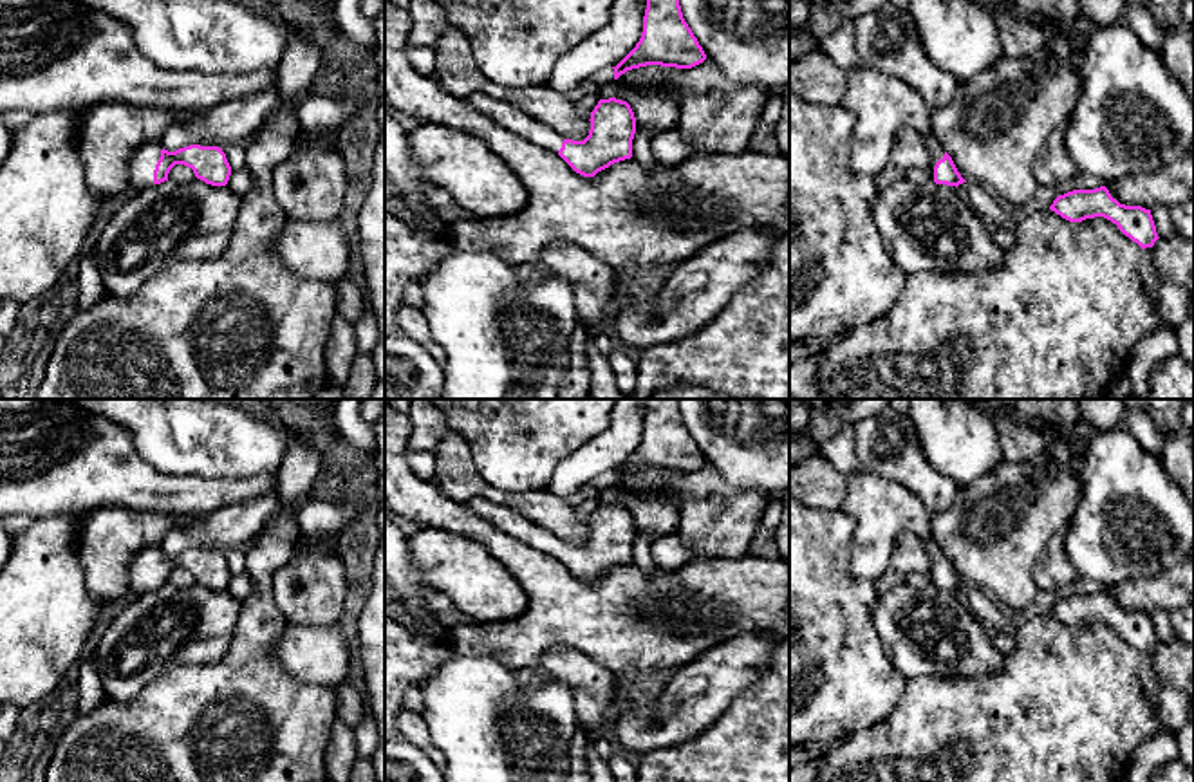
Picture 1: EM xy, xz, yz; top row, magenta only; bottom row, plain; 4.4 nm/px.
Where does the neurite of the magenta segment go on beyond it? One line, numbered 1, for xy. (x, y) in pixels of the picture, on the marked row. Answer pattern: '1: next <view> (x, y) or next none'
1: next xy (143, 161)

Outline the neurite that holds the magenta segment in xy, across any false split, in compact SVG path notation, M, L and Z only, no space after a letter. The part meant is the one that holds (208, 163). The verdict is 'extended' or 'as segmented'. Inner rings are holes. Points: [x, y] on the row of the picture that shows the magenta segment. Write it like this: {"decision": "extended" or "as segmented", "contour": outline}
{"decision": "extended", "contour": "M152 141L143 143L130 159L130 186L145 188L168 181L175 164L193 170L195 177L211 186L226 186L231 166L219 146L190 144L168 152Z"}

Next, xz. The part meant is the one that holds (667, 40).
{"decision": "as segmented", "contour": "M647 0L643 33L636 47L616 65L614 79L647 65L692 69L706 60L683 18L679 0Z"}

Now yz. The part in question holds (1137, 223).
{"decision": "as segmented", "contour": "M1105 186L1095 190L1073 190L1059 195L1049 209L1069 222L1104 217L1116 224L1118 229L1142 249L1152 247L1160 238L1151 209L1120 204L1111 197Z"}

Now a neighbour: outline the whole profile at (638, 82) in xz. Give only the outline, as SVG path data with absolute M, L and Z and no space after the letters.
M647 65L639 69L627 70L616 81L616 90L612 96L600 96L600 99L616 98L627 101L645 98L648 92L658 90L663 94L663 67L661 65Z

